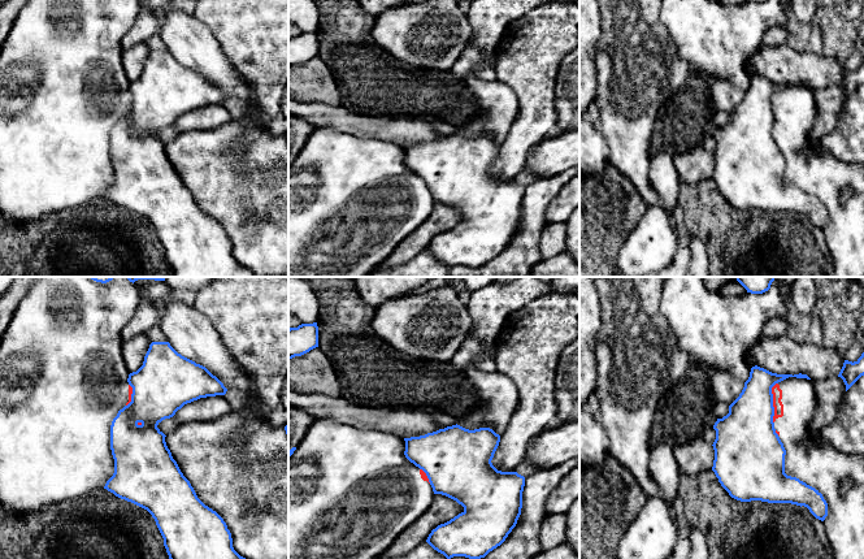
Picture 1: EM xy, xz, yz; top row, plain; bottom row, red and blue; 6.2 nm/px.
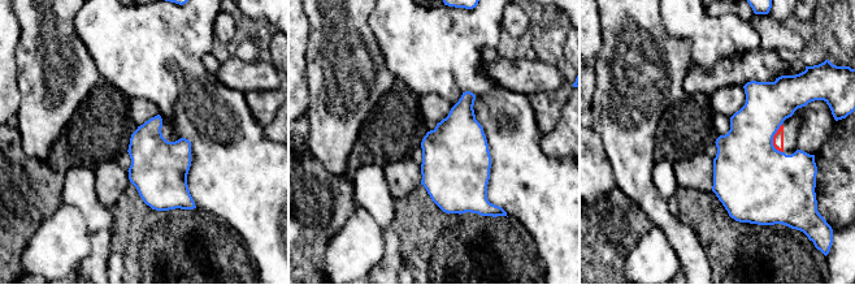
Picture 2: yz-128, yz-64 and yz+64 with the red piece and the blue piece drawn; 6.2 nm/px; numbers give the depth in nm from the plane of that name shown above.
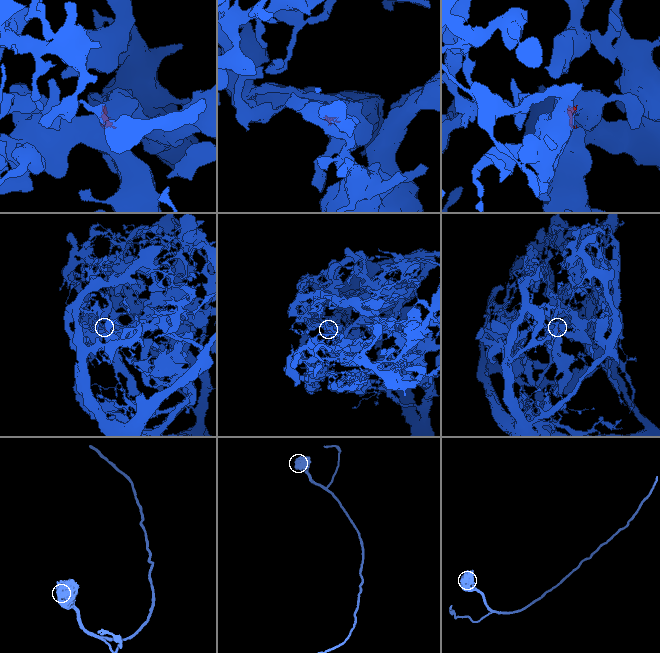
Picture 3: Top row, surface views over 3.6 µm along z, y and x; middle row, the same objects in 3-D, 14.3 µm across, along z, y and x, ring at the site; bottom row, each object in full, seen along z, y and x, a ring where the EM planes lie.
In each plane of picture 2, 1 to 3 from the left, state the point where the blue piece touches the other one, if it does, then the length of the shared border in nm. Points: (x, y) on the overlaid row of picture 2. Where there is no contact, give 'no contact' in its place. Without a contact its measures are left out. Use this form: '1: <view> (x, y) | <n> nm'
1: no contact
2: no contact
3: yz+64 (773, 139) | 180 nm

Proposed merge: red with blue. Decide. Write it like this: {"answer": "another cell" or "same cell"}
{"answer": "another cell"}

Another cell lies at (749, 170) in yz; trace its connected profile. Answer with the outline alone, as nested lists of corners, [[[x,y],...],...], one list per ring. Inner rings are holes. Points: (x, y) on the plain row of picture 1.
[[[757,74],[751,77],[750,86],[739,105],[729,114],[729,122],[717,127],[713,134],[715,169],[712,179],[729,204],[741,211],[761,209],[768,212],[791,212],[804,214],[819,229],[828,225],[828,212],[822,203],[796,186],[785,182],[786,159],[774,138],[772,96],[789,87],[807,87],[807,83],[777,83]]]

